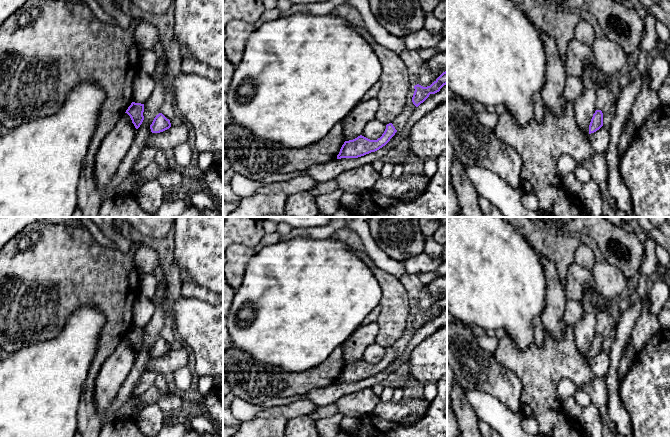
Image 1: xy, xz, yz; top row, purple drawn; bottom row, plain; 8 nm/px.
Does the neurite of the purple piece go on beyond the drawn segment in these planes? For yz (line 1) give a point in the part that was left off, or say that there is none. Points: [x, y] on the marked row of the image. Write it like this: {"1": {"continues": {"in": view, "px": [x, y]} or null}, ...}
{"1": {"continues": null}}

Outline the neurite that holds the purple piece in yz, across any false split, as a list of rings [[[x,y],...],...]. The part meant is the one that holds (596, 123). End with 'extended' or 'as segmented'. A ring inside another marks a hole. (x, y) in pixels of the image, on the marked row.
[[[596,110],[589,125],[589,134],[596,132],[603,126],[603,113]]]; as segmented

